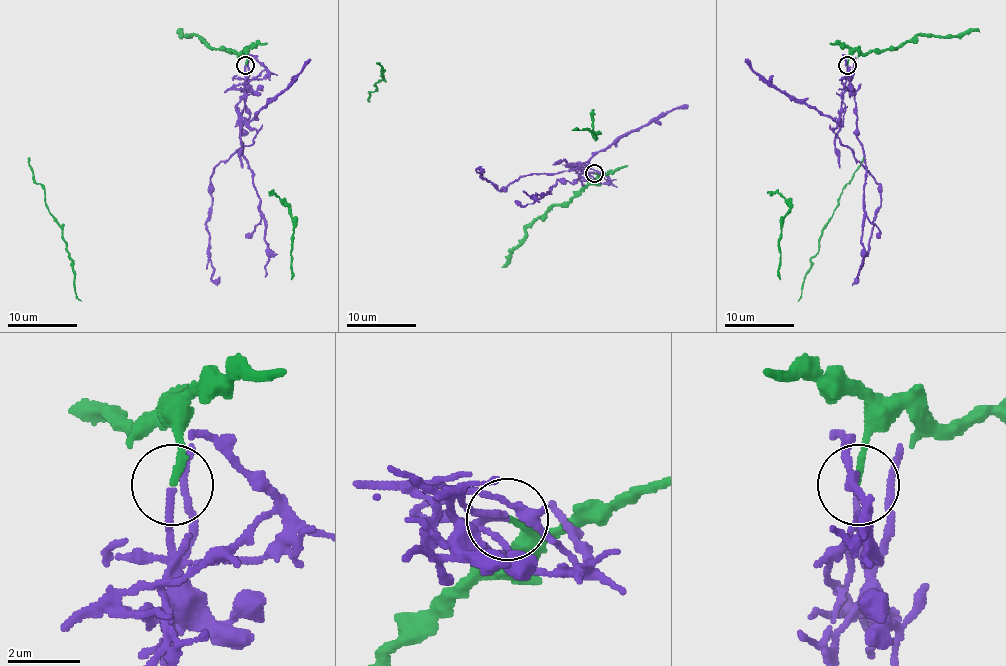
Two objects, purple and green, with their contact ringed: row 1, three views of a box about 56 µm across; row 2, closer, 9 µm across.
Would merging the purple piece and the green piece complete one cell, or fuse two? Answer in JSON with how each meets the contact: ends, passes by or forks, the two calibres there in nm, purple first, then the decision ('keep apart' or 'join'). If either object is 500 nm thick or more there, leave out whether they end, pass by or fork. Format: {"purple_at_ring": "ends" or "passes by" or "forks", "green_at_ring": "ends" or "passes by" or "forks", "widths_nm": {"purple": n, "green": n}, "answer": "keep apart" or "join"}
{"purple_at_ring": "ends", "green_at_ring": "ends", "widths_nm": {"purple": 160, "green": 180}, "answer": "keep apart"}

